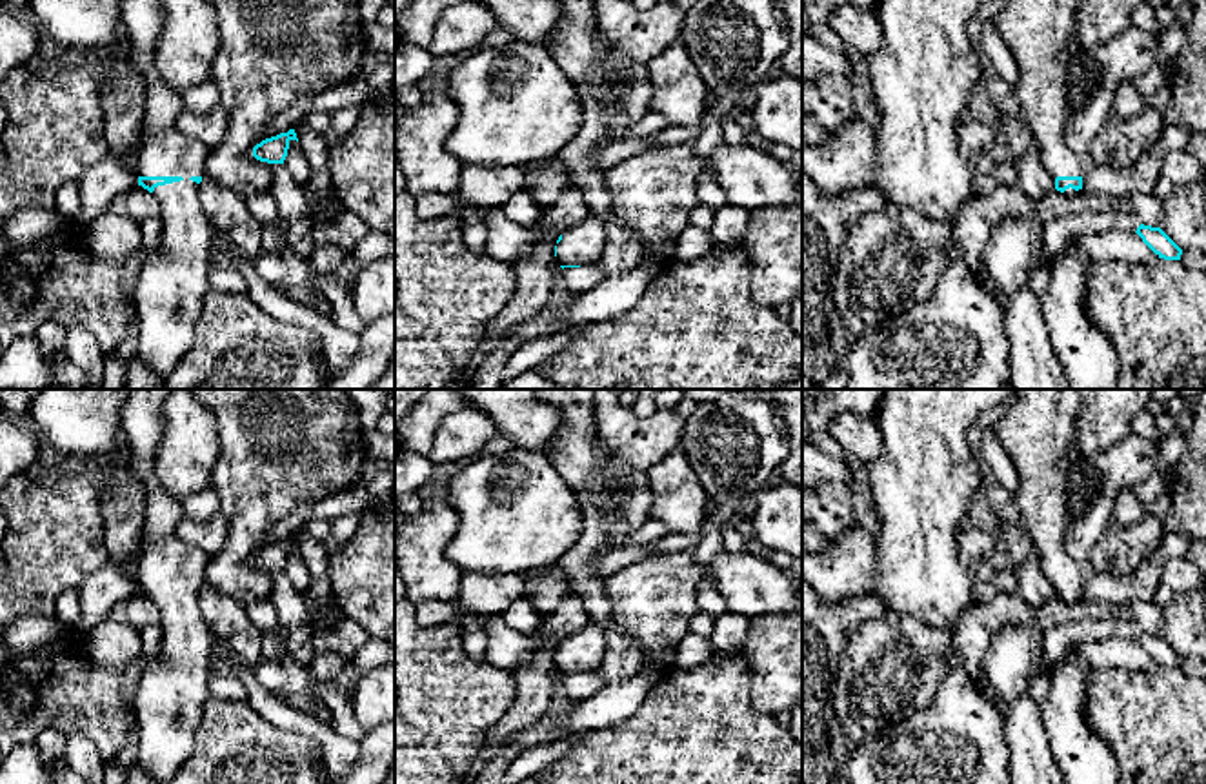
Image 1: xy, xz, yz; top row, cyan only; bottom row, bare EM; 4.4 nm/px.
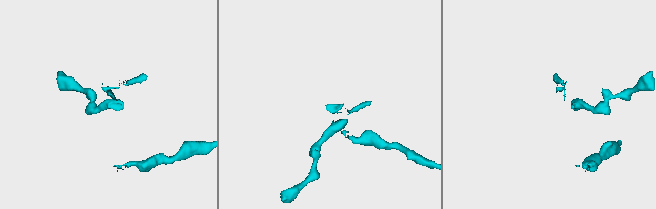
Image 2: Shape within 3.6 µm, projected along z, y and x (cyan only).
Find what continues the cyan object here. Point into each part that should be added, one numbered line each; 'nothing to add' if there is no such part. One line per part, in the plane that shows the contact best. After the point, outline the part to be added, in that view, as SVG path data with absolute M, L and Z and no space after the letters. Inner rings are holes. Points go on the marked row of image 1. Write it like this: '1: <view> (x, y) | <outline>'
1: xy (170, 295) | M122 0L122 35L129 44L129 56L144 76L144 142L138 147L138 176L180 176L180 182L158 186L153 196L160 204L164 222L160 255L149 256L140 271L135 291L138 313L138 344L135 357L151 367L162 382L187 355L195 326L200 318L207 273L211 269L213 227L200 204L200 186L193 176L204 176L211 147L196 138L182 135L175 122L184 111L182 95L169 87L153 65L155 40L164 22L164 0Z

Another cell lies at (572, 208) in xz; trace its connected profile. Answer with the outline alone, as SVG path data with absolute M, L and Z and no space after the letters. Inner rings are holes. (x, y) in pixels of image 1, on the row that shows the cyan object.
M571 186L566 193L562 193L560 200L549 206L540 222L546 229L562 233L568 227L582 222L591 215L591 209L582 195L582 191Z

